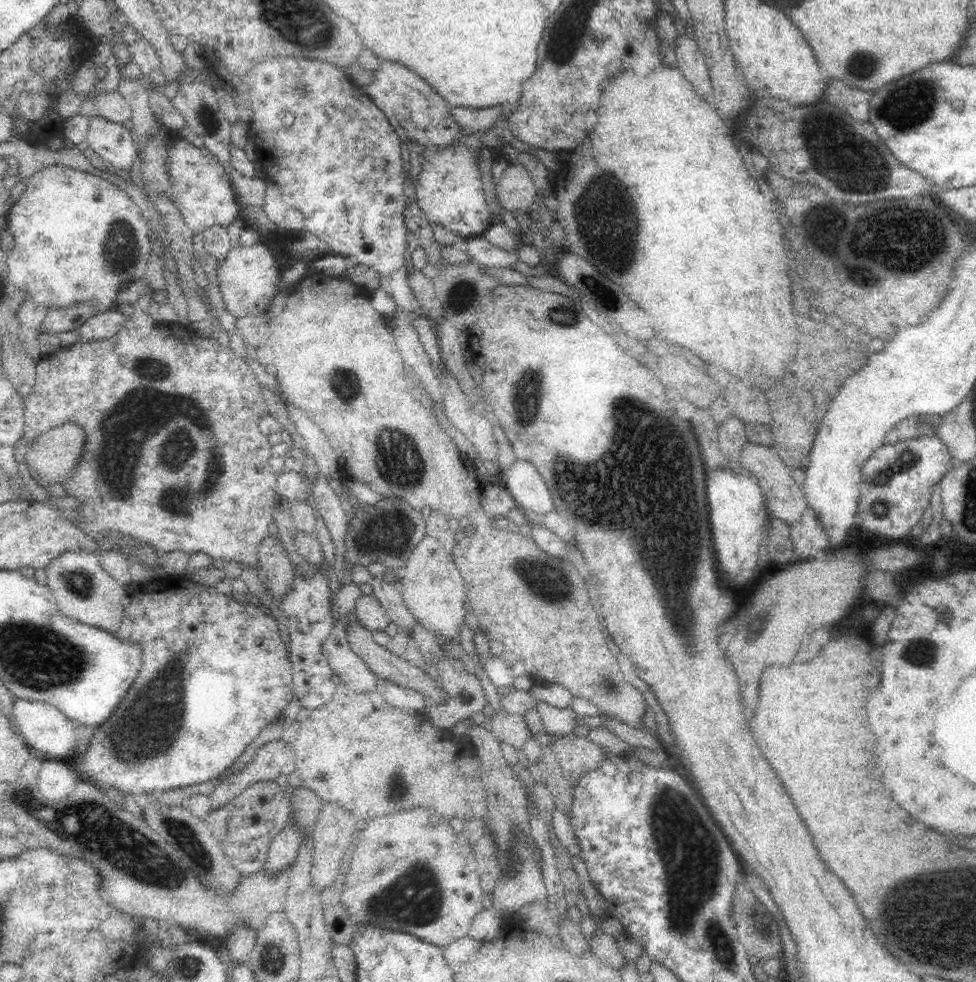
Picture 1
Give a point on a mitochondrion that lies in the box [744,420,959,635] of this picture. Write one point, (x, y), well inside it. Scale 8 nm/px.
(906, 463)

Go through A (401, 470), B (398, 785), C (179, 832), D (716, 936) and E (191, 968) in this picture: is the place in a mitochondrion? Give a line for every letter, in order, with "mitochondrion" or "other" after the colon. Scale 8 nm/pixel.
A: mitochondrion
B: mitochondrion
C: mitochondrion
D: mitochondrion
E: mitochondrion

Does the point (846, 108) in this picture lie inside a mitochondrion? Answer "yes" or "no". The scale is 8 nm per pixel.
no

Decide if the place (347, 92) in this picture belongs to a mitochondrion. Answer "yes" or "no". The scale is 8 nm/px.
no

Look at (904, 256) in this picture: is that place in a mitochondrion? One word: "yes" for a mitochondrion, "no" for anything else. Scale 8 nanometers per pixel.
yes

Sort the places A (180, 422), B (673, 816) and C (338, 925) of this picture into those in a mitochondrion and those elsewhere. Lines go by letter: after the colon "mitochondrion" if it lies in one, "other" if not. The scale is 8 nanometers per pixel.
A: mitochondrion
B: mitochondrion
C: other

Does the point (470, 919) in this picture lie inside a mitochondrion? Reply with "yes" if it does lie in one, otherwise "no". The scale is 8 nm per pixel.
no

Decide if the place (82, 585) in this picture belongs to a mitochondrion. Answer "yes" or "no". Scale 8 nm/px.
yes

